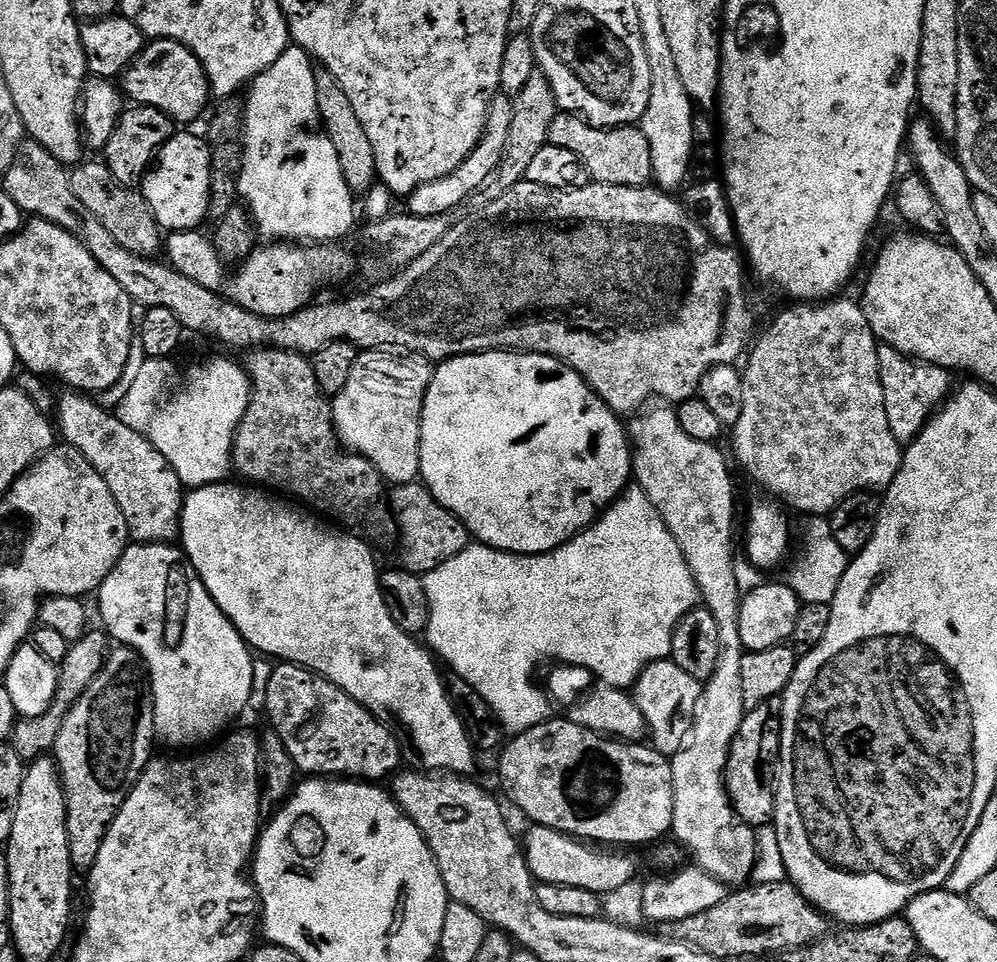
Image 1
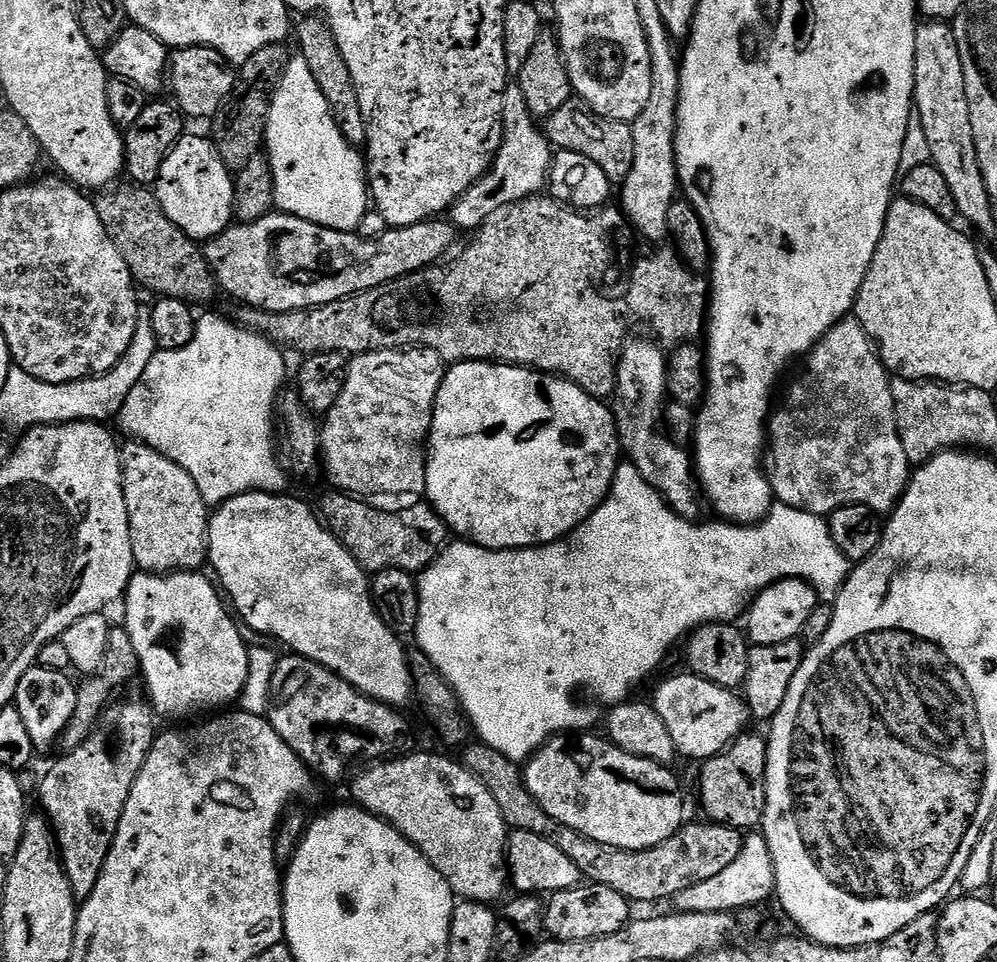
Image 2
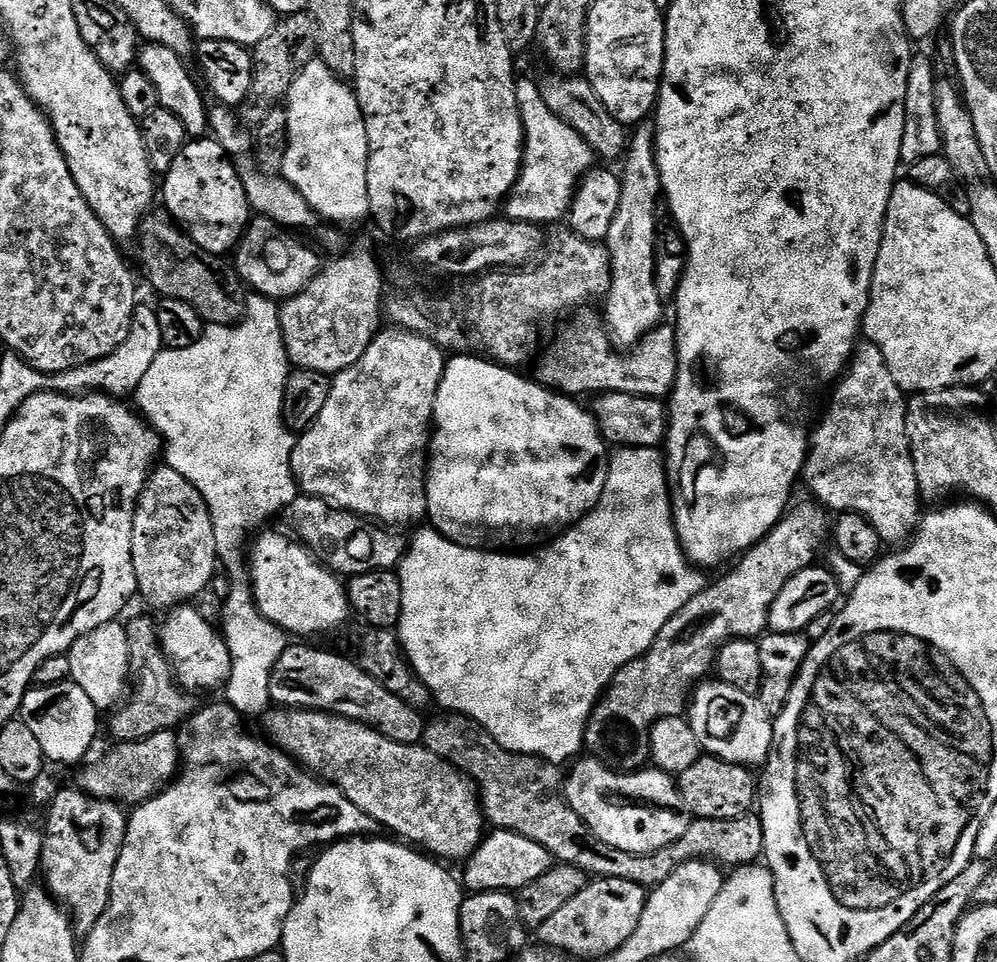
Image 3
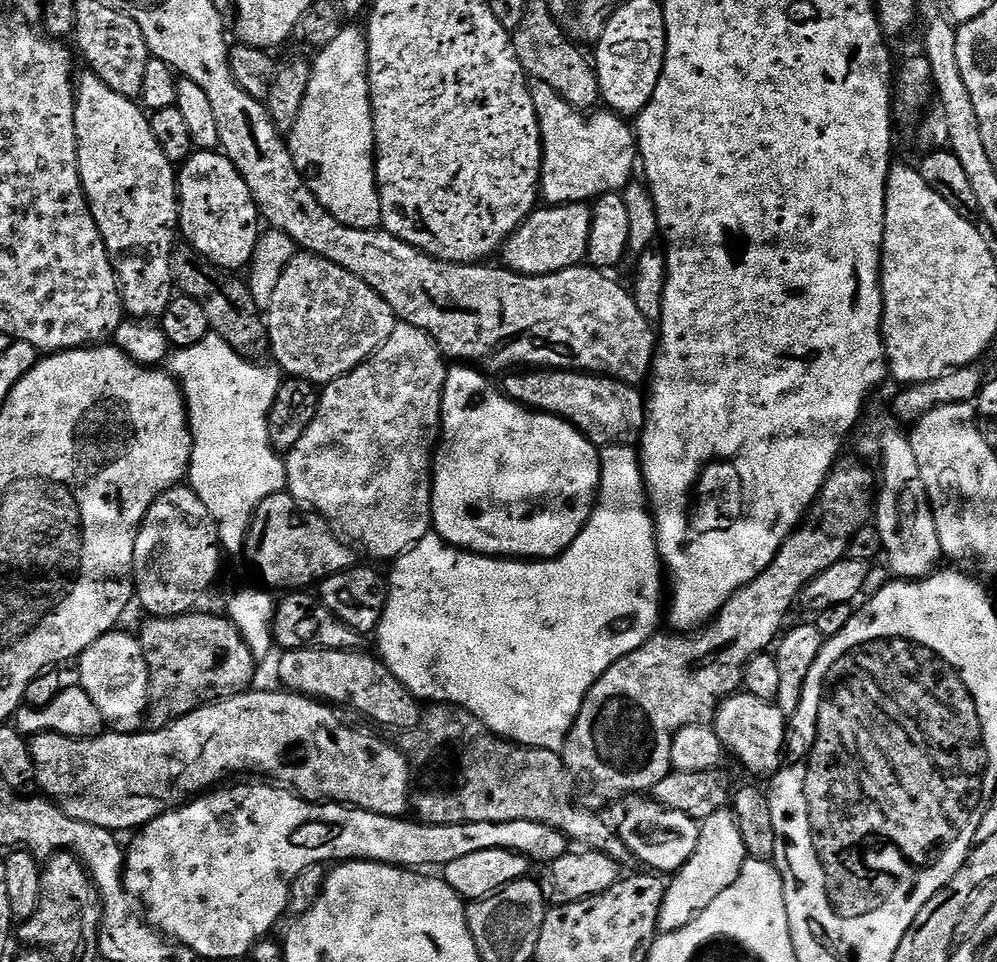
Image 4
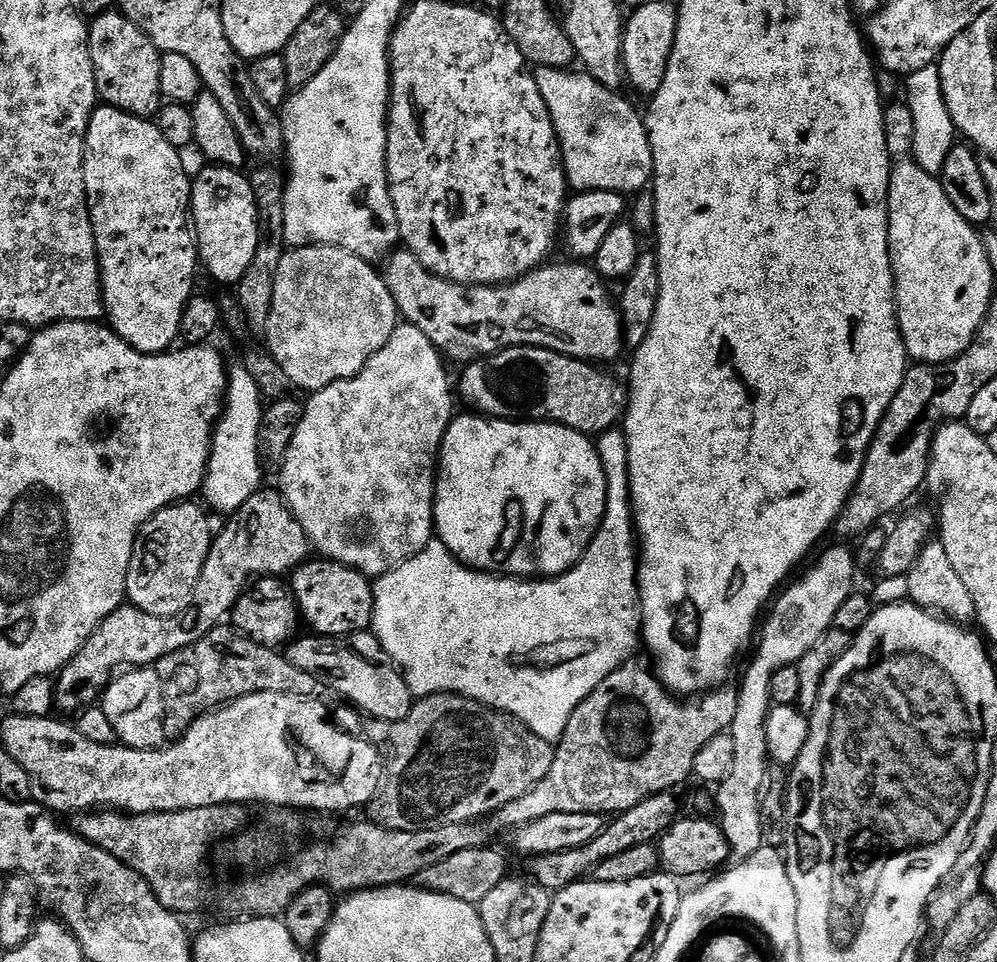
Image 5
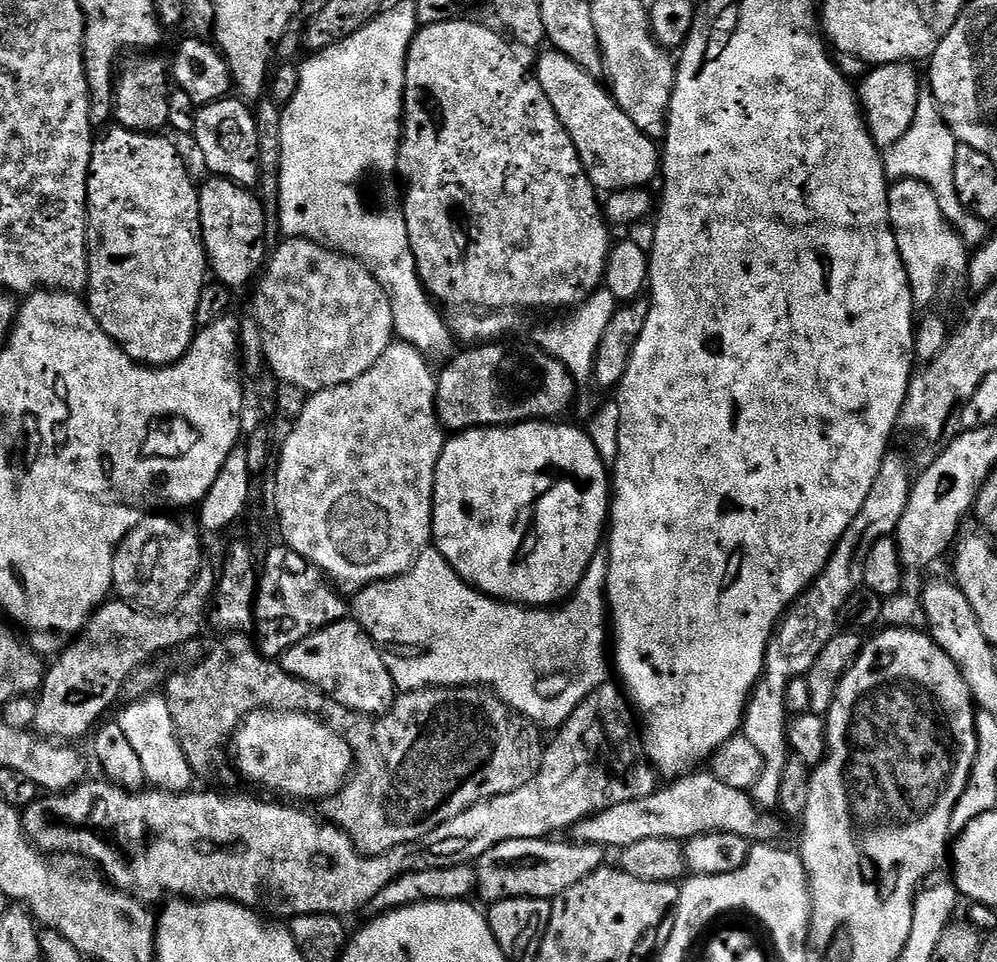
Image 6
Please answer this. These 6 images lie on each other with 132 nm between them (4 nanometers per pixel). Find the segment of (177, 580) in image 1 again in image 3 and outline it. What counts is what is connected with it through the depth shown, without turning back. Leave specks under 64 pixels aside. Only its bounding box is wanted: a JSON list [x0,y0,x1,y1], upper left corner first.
[158,606,231,694]

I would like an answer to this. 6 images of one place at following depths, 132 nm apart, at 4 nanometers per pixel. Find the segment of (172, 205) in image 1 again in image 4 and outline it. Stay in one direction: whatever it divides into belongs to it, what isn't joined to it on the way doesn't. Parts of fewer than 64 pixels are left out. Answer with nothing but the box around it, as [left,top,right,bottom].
[178,150,262,269]

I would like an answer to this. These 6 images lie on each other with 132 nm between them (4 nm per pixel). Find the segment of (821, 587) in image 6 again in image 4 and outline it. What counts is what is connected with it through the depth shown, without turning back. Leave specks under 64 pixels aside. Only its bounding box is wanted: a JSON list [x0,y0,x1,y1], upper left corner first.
[659,810,749,932]

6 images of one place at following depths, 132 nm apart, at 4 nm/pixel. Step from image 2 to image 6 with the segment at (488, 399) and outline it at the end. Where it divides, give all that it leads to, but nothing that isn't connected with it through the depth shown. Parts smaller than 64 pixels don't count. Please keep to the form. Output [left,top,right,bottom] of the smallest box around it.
[432,420,610,608]

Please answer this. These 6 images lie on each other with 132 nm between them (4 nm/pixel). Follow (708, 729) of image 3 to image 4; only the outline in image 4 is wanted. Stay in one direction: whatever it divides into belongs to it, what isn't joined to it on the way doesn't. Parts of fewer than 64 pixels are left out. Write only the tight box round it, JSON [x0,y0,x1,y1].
[714,694,790,778]

